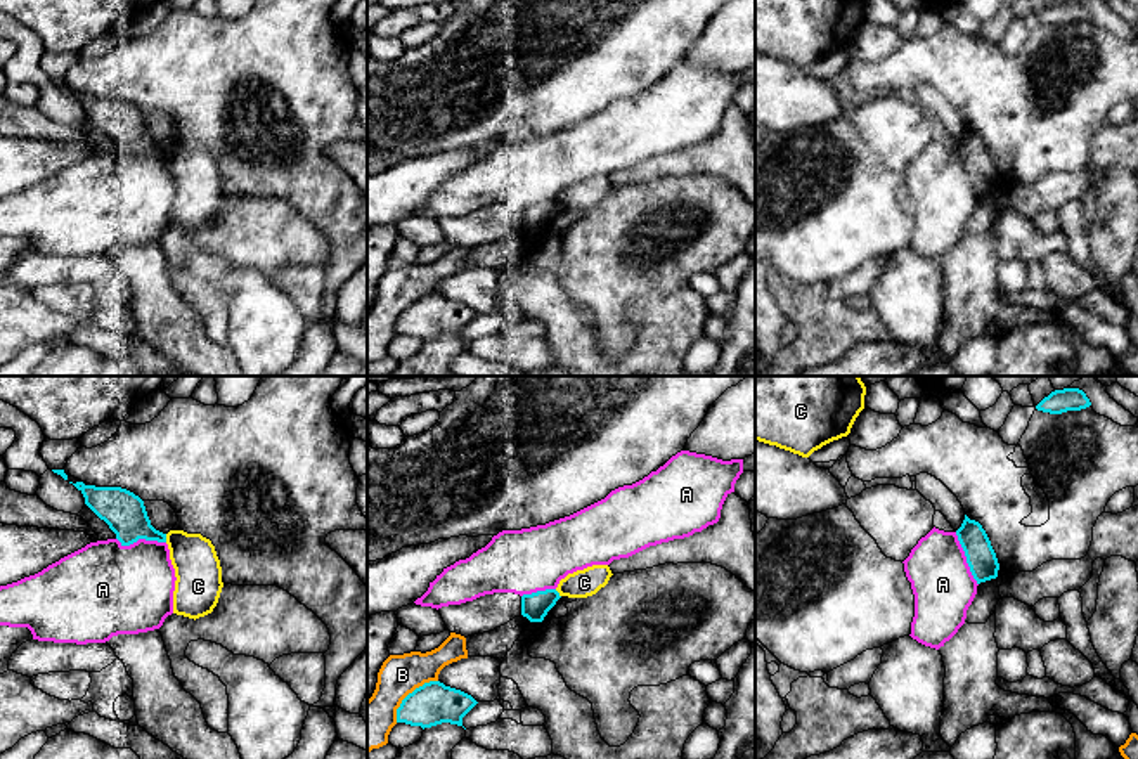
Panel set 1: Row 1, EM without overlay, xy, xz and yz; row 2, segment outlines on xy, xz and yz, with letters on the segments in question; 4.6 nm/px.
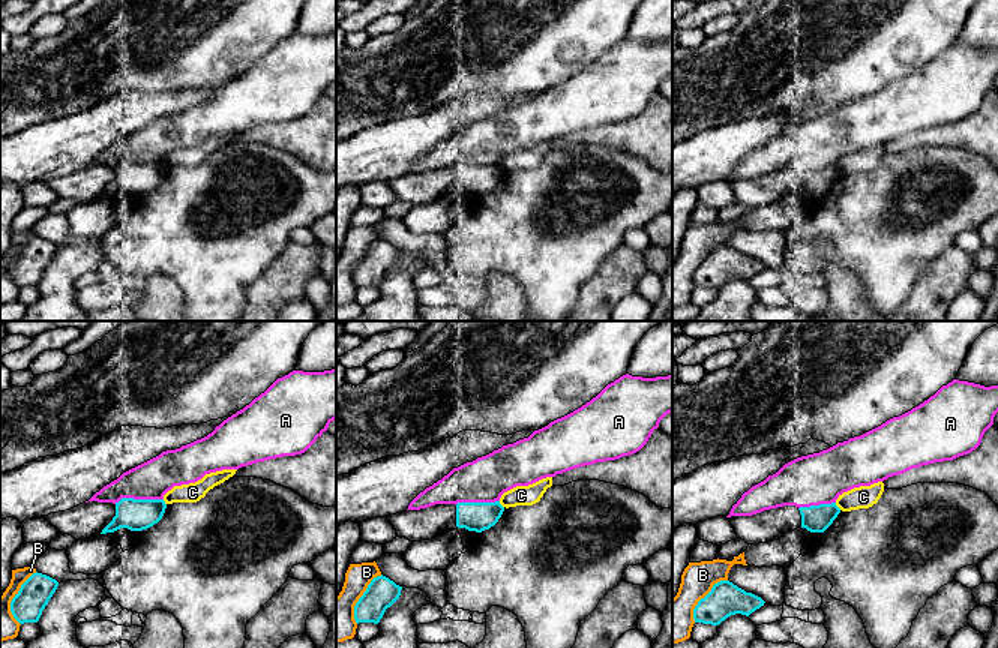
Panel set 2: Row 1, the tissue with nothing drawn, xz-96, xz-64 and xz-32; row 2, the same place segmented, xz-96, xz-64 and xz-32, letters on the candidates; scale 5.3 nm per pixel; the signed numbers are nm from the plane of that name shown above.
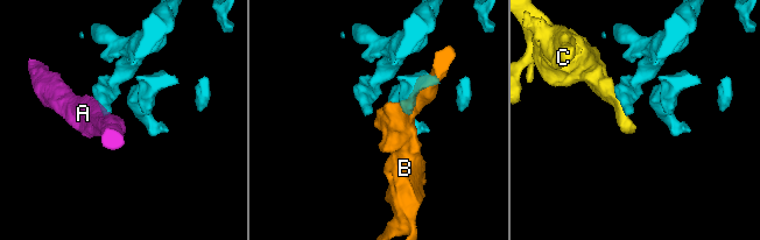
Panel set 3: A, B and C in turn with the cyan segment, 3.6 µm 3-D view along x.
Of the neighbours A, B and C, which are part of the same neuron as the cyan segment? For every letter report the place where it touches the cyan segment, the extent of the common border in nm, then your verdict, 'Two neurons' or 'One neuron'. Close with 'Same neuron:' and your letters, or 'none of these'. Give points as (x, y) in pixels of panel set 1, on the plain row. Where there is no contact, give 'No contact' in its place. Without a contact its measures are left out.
A: Touches cyan at yz (967, 170). Shared border 260 nm. Two neurons
B: Touches cyan at xz (409, 305). Shared border 280 nm. Two neurons
C: Touches cyan at xy (165, 149). Shared border 40 nm. Two neurons
Same neuron: none of these

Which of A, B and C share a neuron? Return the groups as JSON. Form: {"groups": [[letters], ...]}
{"groups": [["A"], ["B"], ["C"]]}

